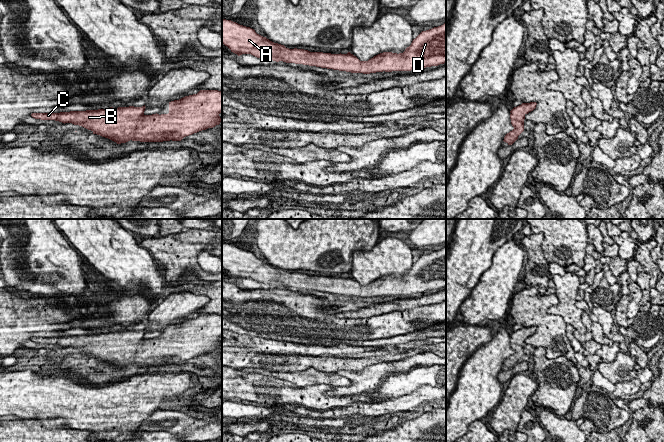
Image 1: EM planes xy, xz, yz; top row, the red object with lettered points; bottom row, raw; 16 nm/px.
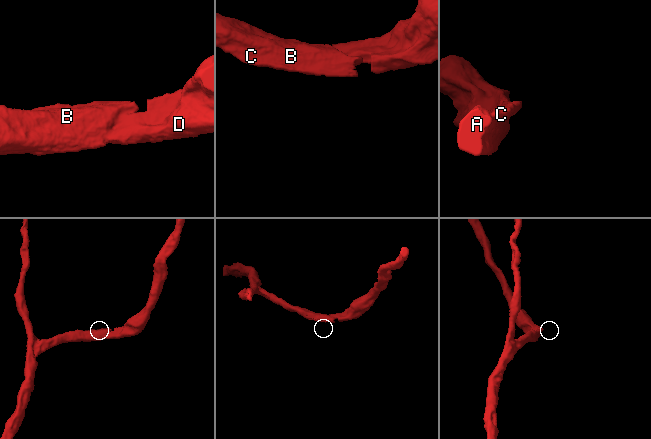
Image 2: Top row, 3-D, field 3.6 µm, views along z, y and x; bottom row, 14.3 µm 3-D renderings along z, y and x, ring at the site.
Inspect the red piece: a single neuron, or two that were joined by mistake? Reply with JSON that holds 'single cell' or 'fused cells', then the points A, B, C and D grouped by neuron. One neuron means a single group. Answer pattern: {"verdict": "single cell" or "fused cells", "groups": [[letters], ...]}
{"verdict": "single cell", "groups": [["A", "B", "C", "D"]]}

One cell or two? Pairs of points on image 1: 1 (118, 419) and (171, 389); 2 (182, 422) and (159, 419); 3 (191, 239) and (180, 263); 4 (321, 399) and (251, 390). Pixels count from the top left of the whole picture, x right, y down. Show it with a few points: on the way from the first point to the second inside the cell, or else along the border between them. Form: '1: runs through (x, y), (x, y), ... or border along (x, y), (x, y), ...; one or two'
1: runs through (131, 406), (146, 391), (158, 389); one
2: runs through (176, 422), (165, 421); one
3: runs through (186, 245), (180, 251), (180, 257); one
4: runs through (304, 396), (301, 394), (268, 392); one

